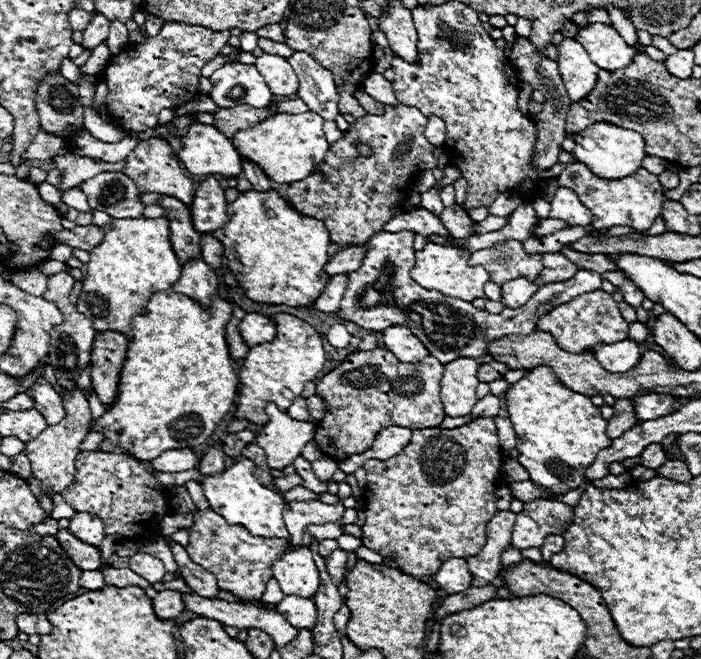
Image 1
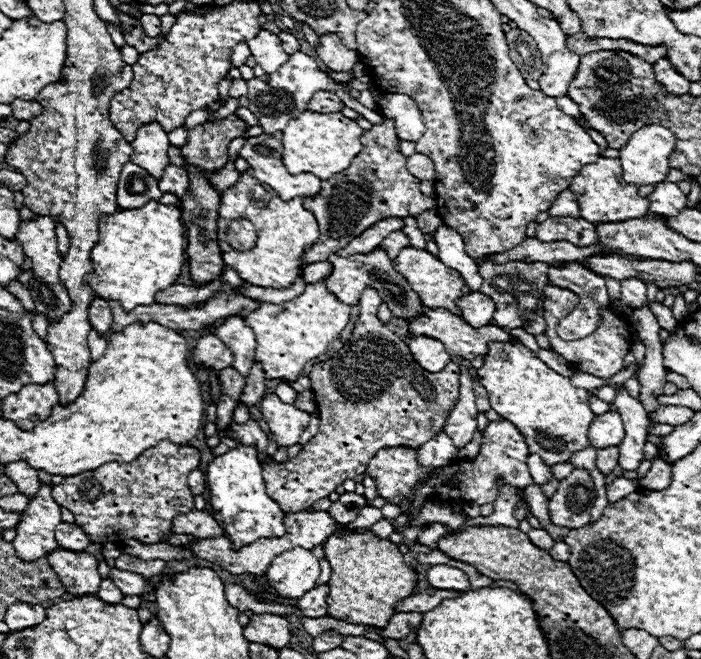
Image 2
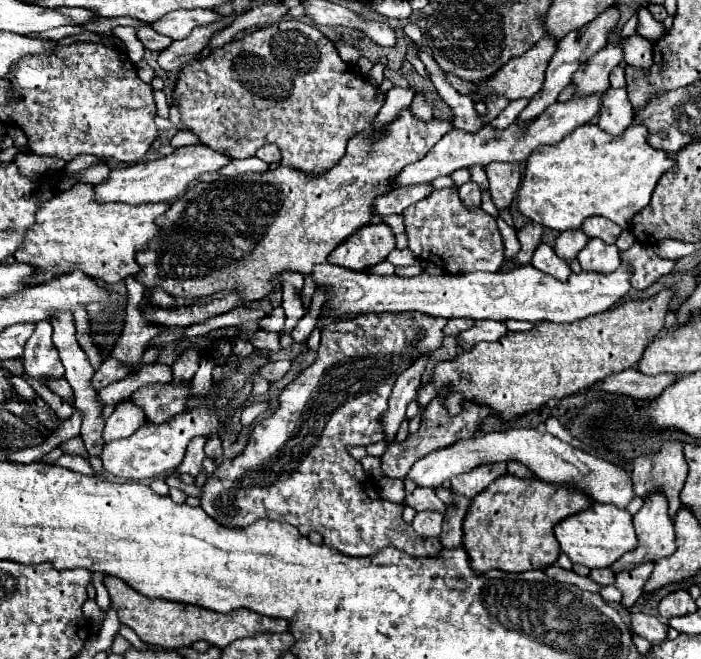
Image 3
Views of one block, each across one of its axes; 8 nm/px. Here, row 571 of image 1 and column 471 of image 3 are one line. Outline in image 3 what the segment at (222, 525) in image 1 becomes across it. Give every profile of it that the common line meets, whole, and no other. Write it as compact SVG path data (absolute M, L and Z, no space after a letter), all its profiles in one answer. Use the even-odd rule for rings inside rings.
M458 188L434 190L428 198L410 204L410 208L404 212L404 218L408 248L414 250L416 258L422 262L432 262L448 274L464 274L472 270L498 272L502 268L504 242L494 216L486 214L480 206L468 208L458 196Z

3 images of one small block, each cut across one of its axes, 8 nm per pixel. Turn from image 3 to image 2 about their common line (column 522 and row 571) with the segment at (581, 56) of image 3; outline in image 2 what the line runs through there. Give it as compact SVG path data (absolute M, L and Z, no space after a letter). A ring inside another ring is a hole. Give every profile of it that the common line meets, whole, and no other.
M112 568L110 580L124 592L124 596L134 596L134 594L140 596L144 592L150 592L146 578L142 578L140 574L134 574L134 572L124 572L124 570Z

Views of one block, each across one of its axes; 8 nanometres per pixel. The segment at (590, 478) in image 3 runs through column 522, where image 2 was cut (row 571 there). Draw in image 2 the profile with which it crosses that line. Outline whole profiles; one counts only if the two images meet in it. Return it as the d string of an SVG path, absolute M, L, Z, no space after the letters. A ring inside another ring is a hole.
M436 564L428 570L428 582L434 588L440 590L456 590L456 592L464 592L470 588L470 580L468 574L462 572L460 568L452 568L446 564Z

